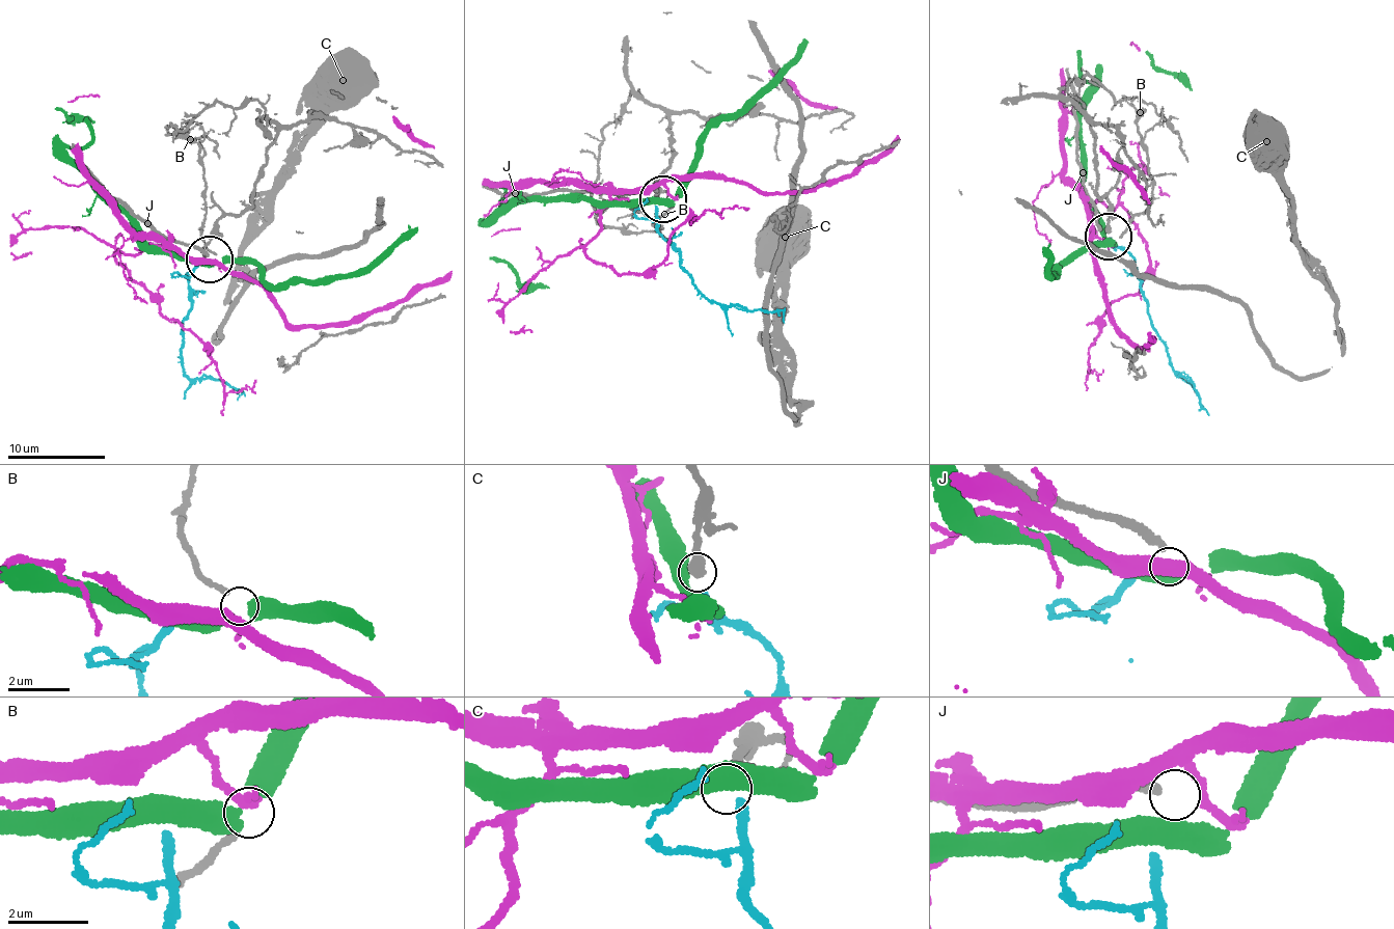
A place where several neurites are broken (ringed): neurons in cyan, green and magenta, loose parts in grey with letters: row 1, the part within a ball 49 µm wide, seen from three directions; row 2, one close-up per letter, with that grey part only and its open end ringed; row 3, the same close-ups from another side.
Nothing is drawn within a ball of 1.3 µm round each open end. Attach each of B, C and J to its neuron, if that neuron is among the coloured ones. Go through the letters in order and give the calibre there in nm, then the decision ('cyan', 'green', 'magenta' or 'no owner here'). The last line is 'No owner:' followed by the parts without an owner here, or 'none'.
B: 170 nm | magenta
C: 360 nm | cyan
J: 240 nm | no owner here
No owner: J

